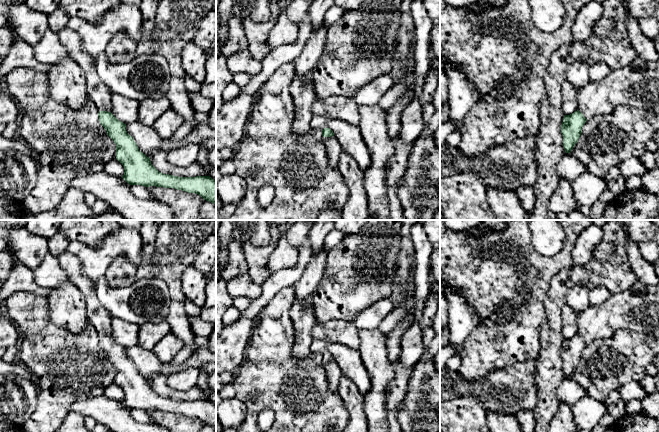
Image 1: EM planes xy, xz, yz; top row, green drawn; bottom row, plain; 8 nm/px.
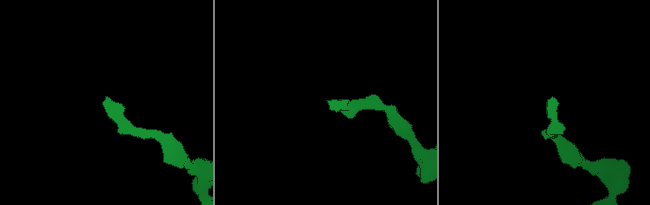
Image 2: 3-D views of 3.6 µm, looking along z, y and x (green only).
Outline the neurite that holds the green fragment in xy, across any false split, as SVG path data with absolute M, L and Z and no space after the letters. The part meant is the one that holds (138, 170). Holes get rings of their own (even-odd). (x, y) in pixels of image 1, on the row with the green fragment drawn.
M65 27L57 33L60 42L68 51L69 58L78 63L86 78L89 100L99 113L100 124L116 144L116 159L124 167L123 179L130 185L174 188L200 195L216 206L216 181L210 176L178 177L159 172L142 153L133 137L126 131L126 124L111 113L112 91L97 74L91 56L85 51L80 35Z

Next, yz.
M637 55L628 66L610 71L601 81L590 80L585 86L577 89L577 94L578 110L565 115L561 125L563 147L566 153L570 153L578 142L582 128L588 119L608 114L619 105L630 105L659 114L659 62L647 61Z

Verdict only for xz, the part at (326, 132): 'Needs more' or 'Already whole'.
Needs more

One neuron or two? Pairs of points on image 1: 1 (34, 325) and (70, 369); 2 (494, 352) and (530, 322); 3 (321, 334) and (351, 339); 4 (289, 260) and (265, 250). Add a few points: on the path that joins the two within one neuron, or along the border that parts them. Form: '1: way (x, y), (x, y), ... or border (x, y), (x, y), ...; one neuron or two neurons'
1: way (39, 336), (61, 358); one neuron
2: way (501, 343), (521, 325); one neuron
3: way (328, 334), (344, 334); one neuron
4: border (284, 235), (267, 263), (270, 273); two neurons

